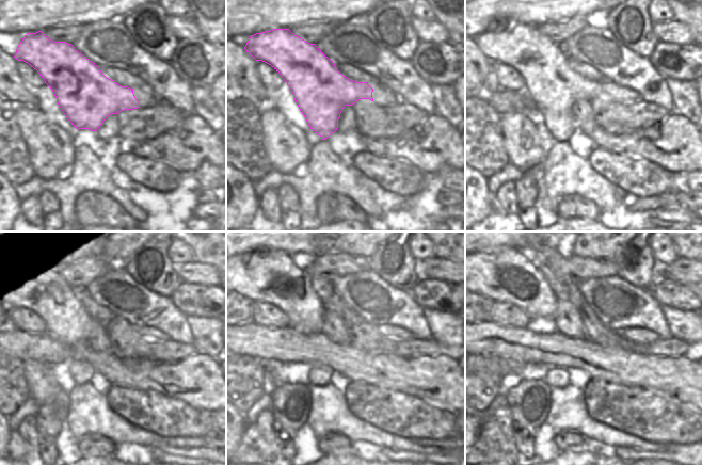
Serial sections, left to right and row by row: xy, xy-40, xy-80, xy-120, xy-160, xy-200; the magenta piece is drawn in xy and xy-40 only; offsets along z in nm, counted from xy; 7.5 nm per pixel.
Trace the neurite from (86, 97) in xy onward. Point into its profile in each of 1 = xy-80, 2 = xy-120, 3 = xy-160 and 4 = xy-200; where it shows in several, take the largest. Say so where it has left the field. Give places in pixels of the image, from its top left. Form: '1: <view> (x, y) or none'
1: xy-80 (553, 86)
2: xy-120 (43, 283)
3: xy-160 (273, 276)
4: xy-200 (504, 274)

